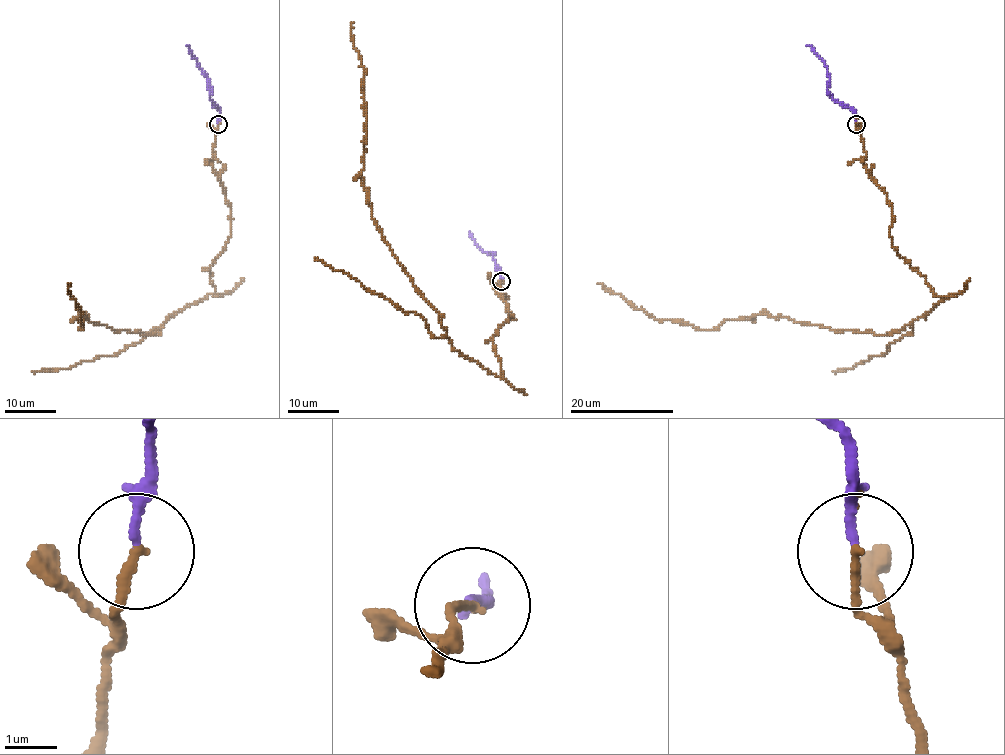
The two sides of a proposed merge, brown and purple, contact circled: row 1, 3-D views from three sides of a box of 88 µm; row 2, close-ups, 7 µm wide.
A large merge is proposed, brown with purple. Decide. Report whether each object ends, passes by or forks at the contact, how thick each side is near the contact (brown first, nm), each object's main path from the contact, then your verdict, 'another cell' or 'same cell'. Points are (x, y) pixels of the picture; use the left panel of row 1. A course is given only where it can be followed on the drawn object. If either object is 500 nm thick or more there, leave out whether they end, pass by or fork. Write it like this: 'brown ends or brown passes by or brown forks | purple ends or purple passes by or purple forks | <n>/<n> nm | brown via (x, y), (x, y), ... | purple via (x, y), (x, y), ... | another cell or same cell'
brown passes by | purple ends | 120/150 nm | brown via (218, 124), (212, 166), (231, 235), (210, 267), (218, 295), (154, 334), (80, 312), (82, 330), (70, 282) | purple via (218, 124), (219, 115), (210, 98), (208, 76), (186, 45) | same cell

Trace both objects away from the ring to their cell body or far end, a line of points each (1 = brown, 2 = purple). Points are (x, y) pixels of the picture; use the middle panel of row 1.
1: (501, 281), (514, 315), (493, 337), (501, 377), (452, 346), (372, 217), (353, 23)
2: (501, 281), (495, 253), (491, 255), (482, 250), (469, 232)

